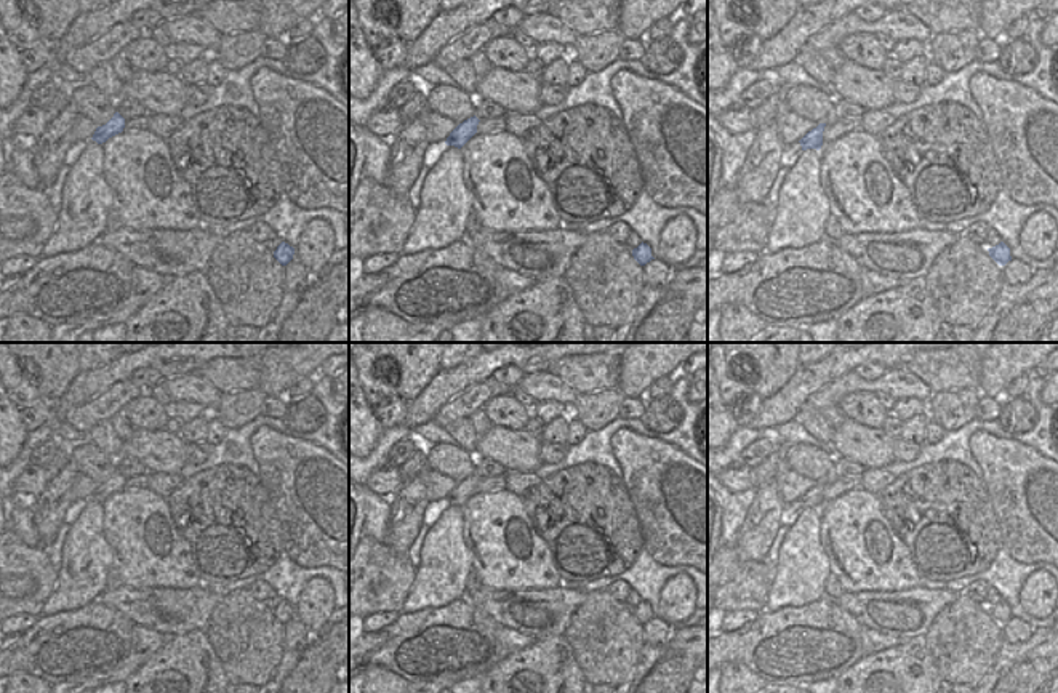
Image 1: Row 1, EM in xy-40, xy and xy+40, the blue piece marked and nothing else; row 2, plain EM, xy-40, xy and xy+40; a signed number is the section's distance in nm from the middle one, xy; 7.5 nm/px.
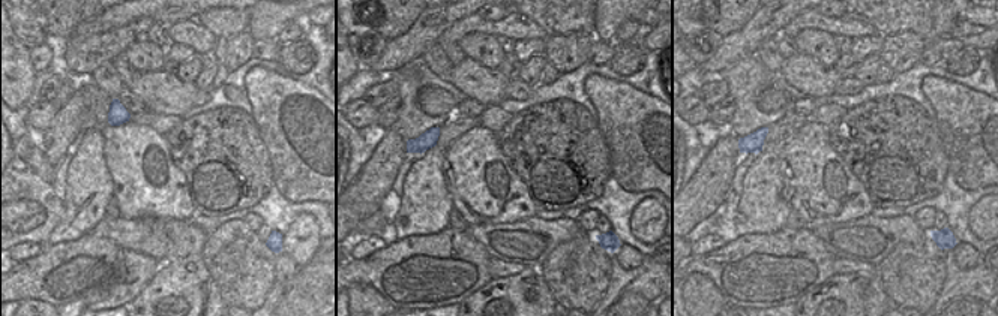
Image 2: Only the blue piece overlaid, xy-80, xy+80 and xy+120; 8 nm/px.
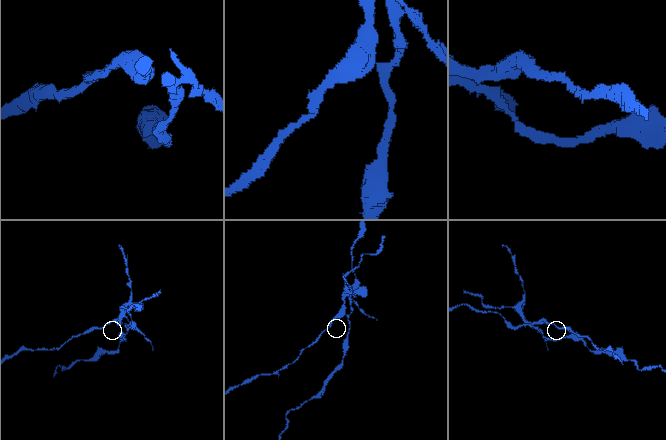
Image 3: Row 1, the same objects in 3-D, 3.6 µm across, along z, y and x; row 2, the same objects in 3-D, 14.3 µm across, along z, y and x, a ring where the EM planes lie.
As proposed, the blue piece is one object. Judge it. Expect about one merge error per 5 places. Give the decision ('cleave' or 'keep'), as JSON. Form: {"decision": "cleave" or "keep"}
{"decision": "keep"}

